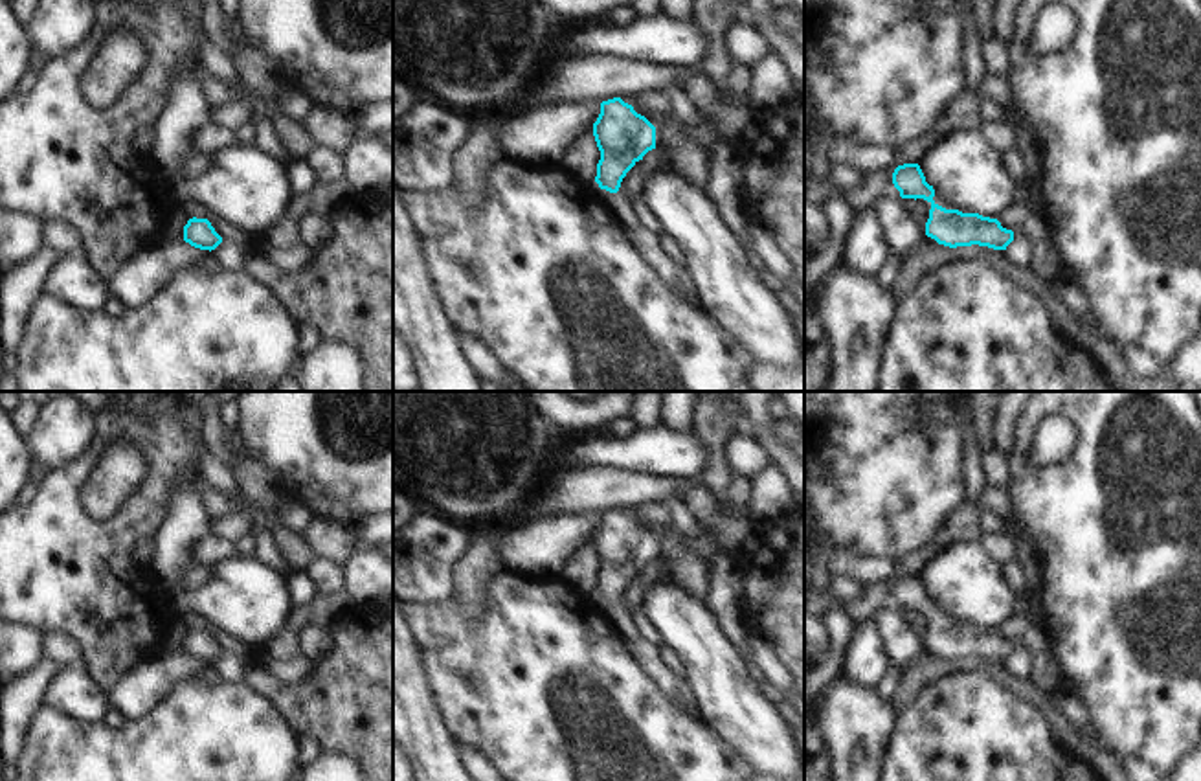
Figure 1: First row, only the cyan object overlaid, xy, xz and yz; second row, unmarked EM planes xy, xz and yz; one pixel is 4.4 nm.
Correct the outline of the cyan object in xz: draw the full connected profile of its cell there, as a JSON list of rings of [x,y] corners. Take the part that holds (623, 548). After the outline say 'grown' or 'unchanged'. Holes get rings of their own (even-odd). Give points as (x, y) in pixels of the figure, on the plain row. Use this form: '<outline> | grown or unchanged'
[[[613,509],[600,515],[600,526],[593,535],[593,548],[600,562],[600,572],[597,575],[597,588],[588,597],[600,612],[600,616],[610,621],[615,632],[621,636],[630,658],[643,669],[648,680],[656,689],[681,711],[700,720],[700,709],[694,695],[690,693],[685,678],[676,678],[663,660],[659,658],[659,649],[646,643],[637,628],[630,621],[630,612],[619,603],[626,584],[639,573],[643,568],[656,560],[656,538],[641,526],[634,522],[632,516],[624,515],[621,509]]] | grown

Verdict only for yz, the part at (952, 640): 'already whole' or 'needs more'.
needs more

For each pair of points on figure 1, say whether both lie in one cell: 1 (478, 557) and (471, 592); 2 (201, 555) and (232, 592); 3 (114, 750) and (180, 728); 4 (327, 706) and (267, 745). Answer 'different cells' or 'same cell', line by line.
1: same cell
2: different cells
3: same cell
4: different cells

